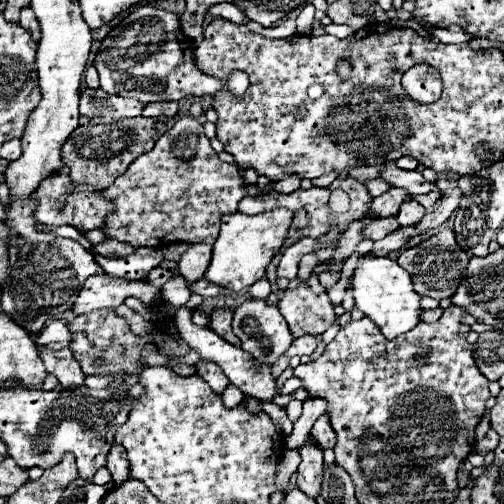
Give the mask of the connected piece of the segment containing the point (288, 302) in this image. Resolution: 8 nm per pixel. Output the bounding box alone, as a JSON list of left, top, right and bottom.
[277,272,335,336]

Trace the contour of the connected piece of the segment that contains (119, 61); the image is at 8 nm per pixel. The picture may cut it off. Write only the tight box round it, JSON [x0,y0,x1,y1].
[93,4,249,102]

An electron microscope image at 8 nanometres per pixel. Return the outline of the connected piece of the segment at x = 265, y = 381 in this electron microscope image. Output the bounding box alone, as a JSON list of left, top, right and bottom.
[175,308,277,400]

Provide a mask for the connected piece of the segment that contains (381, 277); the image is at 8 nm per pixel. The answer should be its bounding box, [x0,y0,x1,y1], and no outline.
[349,252,421,340]

